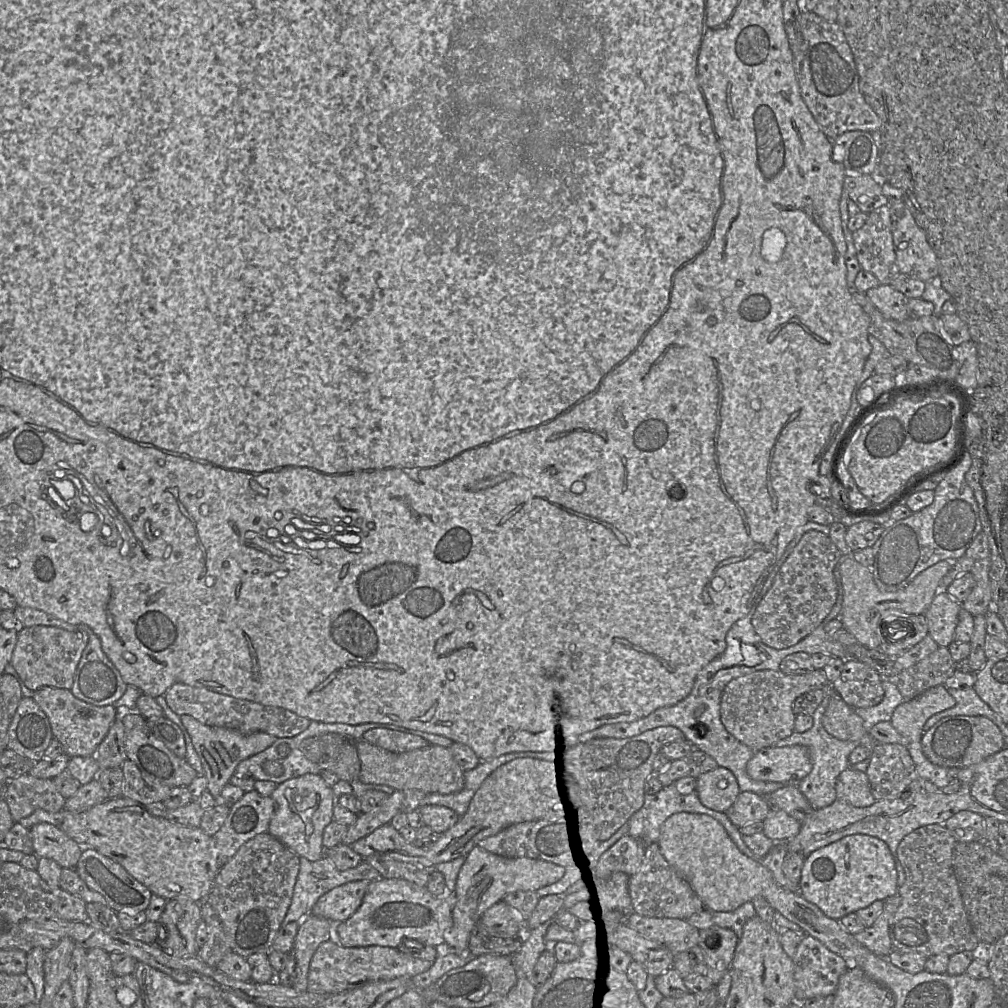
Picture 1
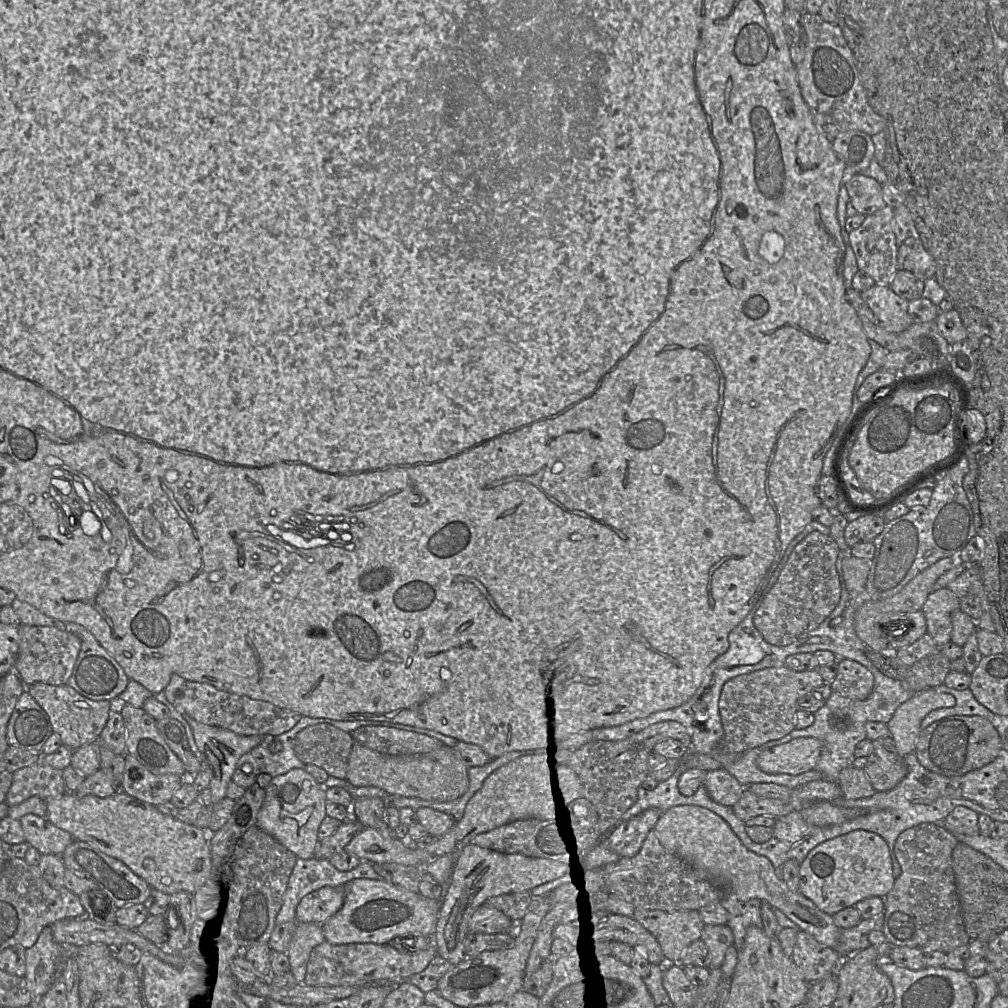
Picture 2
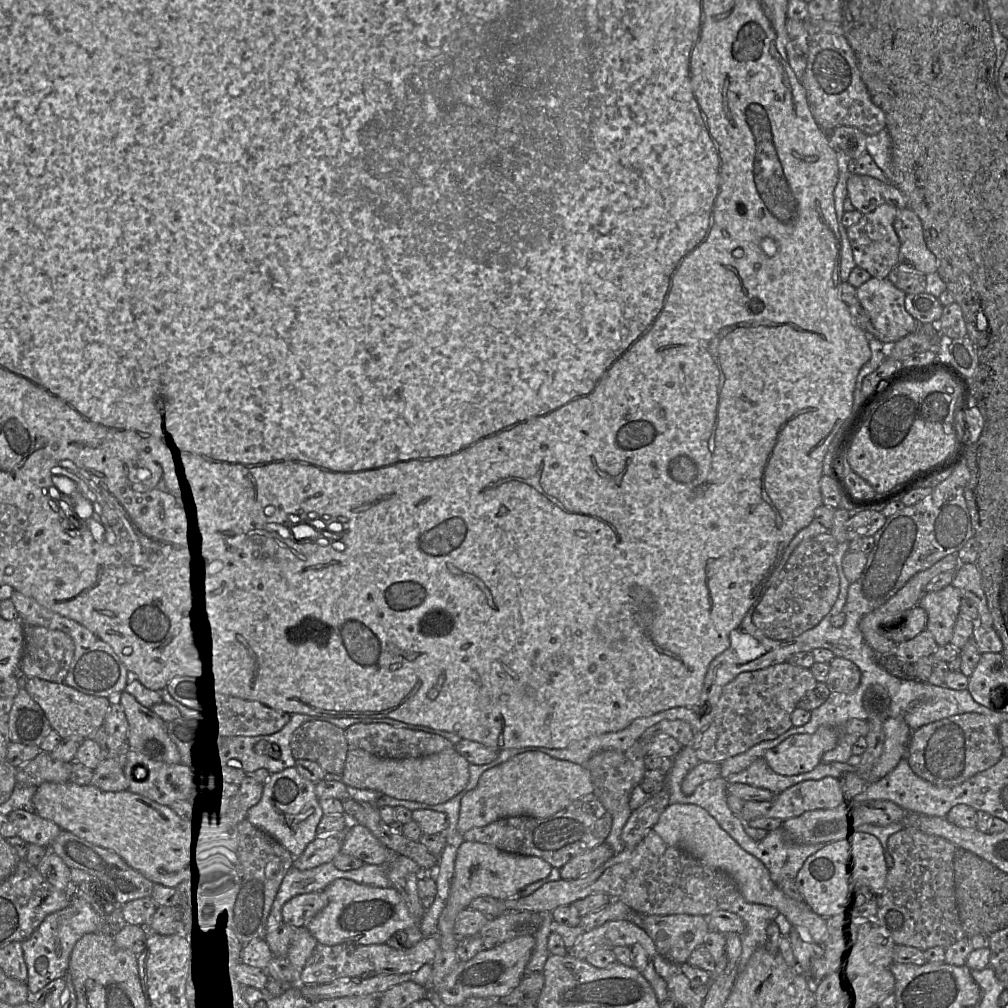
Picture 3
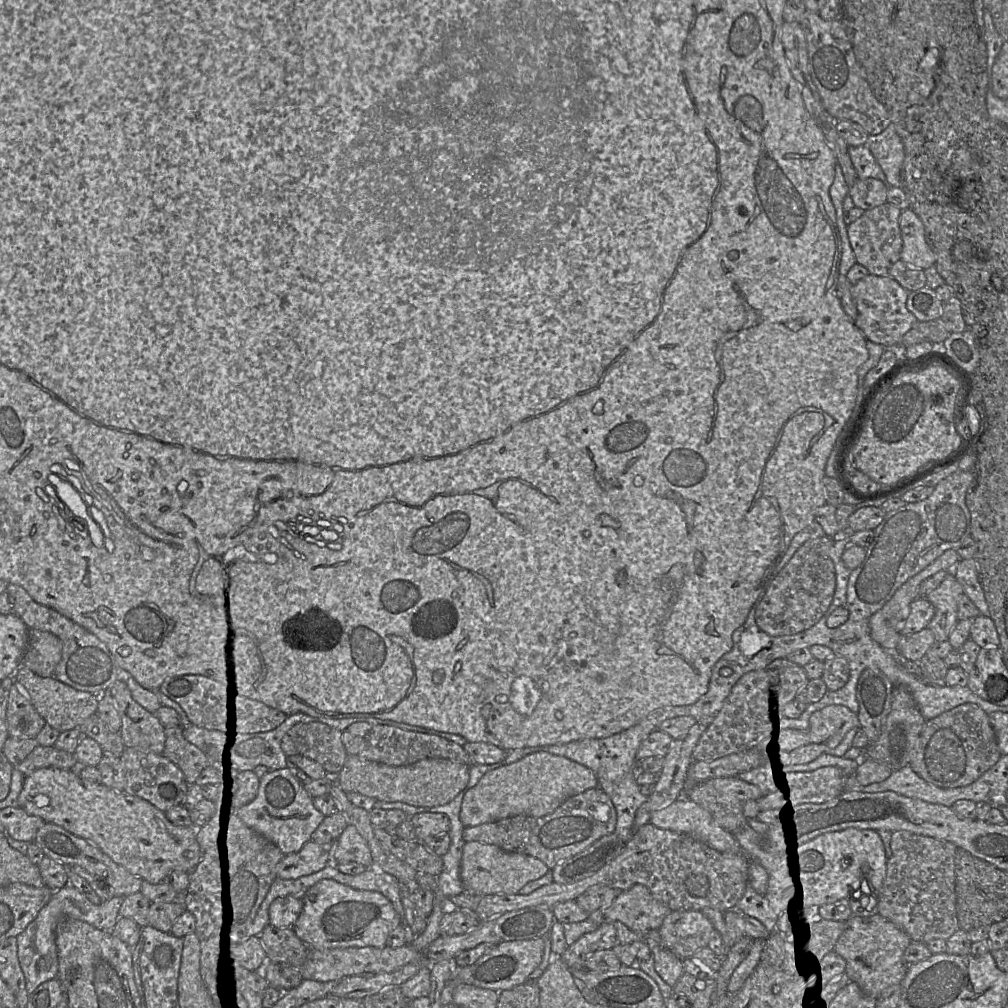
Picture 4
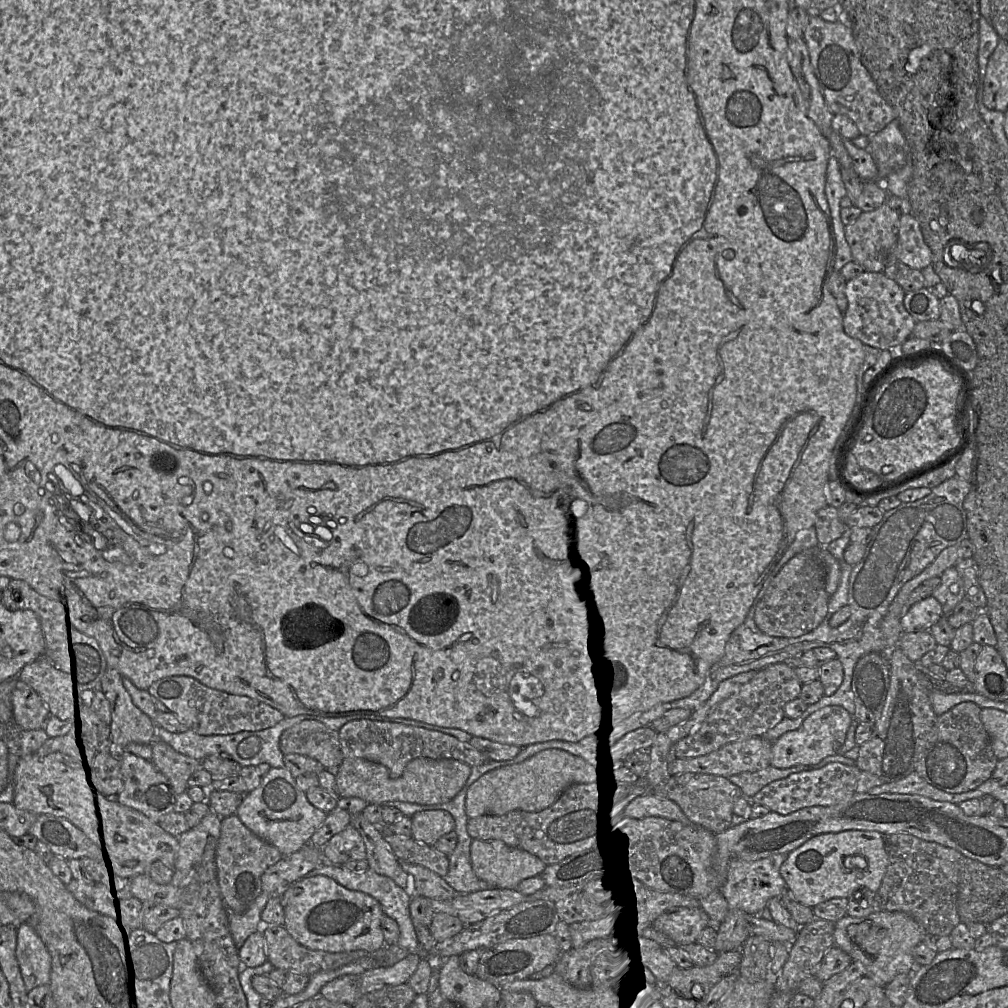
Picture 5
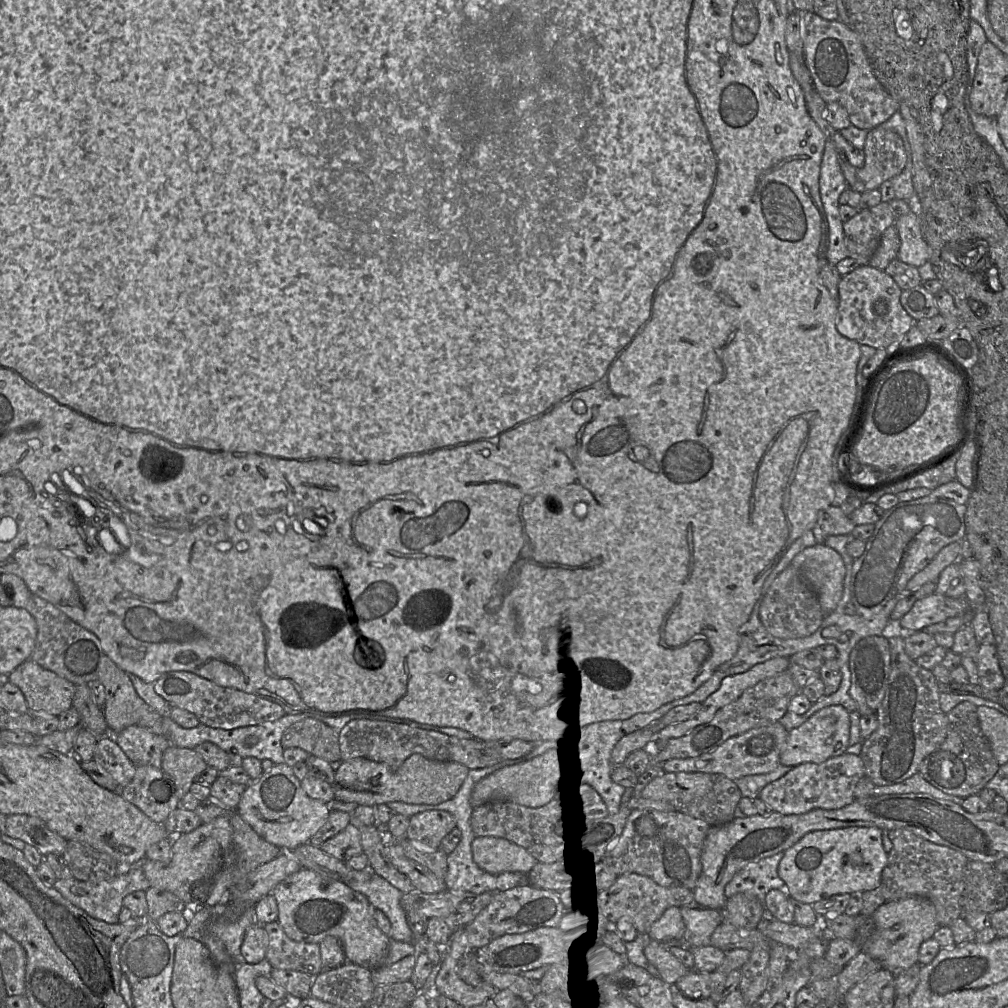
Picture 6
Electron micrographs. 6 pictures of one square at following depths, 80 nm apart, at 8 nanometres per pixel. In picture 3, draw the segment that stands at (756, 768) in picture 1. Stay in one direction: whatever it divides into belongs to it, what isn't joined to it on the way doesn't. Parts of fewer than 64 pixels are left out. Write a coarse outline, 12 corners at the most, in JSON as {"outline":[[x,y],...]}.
{"outline":[[836,732],[789,736],[763,758],[776,773],[797,775],[834,749]]}

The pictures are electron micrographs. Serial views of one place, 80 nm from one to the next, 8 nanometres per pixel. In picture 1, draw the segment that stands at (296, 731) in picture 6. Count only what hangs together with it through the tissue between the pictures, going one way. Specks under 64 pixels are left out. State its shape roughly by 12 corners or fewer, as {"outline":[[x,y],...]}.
{"outline":[[338,733],[304,739],[305,757],[339,780],[358,780],[354,741]]}

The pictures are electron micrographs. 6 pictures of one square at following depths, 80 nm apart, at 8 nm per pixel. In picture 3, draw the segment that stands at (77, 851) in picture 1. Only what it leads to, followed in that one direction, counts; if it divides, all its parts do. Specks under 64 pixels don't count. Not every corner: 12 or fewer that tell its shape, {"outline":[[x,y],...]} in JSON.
{"outline":[[35,812],[7,816],[18,837],[47,849],[62,830]]}

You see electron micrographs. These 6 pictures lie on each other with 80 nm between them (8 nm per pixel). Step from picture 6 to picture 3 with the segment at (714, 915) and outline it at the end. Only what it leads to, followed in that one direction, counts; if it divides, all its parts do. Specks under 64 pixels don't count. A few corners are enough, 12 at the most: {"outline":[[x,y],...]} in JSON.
{"outline":[[644,915],[658,953],[677,965],[704,945],[701,915]]}

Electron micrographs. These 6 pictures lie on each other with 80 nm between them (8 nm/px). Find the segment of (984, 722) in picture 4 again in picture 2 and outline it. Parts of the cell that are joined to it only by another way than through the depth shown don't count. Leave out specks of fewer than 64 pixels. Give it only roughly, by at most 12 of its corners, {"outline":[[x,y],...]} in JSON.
{"outline":[[977,715],[922,729],[914,753],[955,777],[991,763],[998,731]]}

